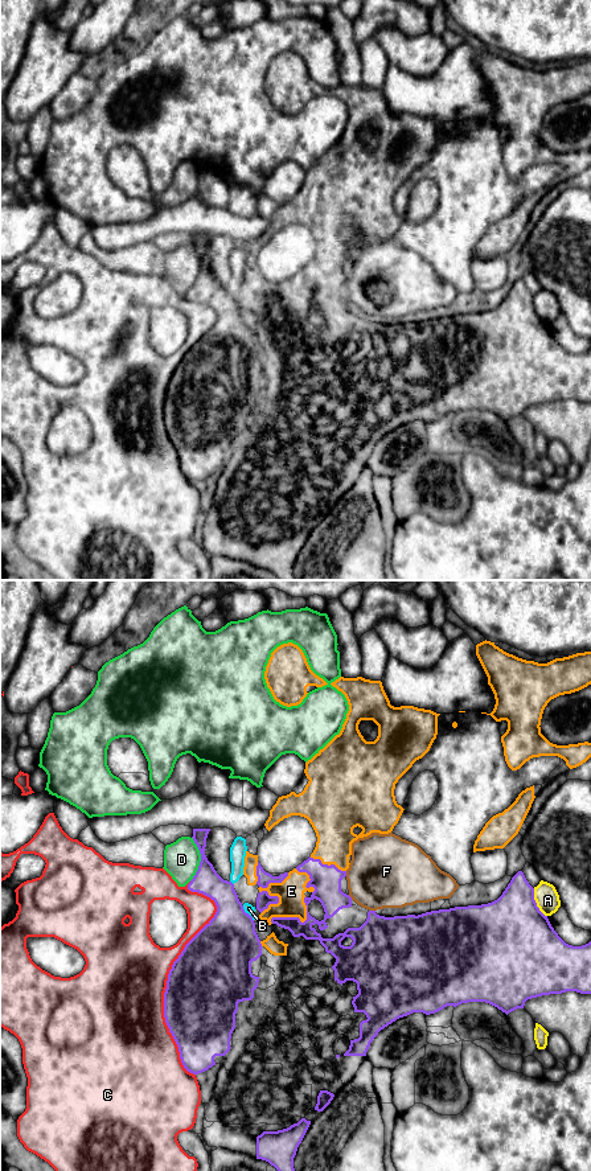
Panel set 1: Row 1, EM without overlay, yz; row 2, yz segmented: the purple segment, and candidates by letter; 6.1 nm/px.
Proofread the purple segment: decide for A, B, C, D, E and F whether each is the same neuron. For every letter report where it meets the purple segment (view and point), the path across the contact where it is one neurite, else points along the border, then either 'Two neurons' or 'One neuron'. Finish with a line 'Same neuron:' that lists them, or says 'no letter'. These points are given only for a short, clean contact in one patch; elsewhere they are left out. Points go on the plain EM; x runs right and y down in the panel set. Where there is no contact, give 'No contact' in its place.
A: Touches purple at yz (536, 311). Two neurons
B: Touches purple at yz (247, 321). Two neurons
C: Touches purple at yz (168, 382). Two neurons
D: Touches purple at yz (201, 267). Two neurons
E: Touches purple at yz (267, 302). One neuron
F: Touches purple at yz (372, 319). Two neurons
Same neuron: E

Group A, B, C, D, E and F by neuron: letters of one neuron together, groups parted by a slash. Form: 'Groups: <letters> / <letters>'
Groups: A / B / C / D / E / F

